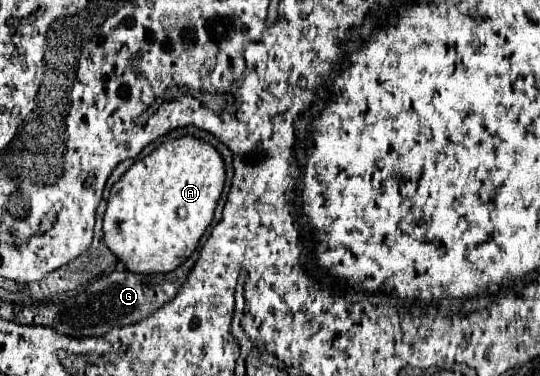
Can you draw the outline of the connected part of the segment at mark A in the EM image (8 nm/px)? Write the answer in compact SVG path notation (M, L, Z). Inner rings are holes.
M192 135L168 139L144 159L136 161L122 179L112 187L106 215L104 215L104 241L108 249L132 273L170 273L180 267L198 247L200 237L214 219L214 209L224 191L226 165L222 155L206 141Z

